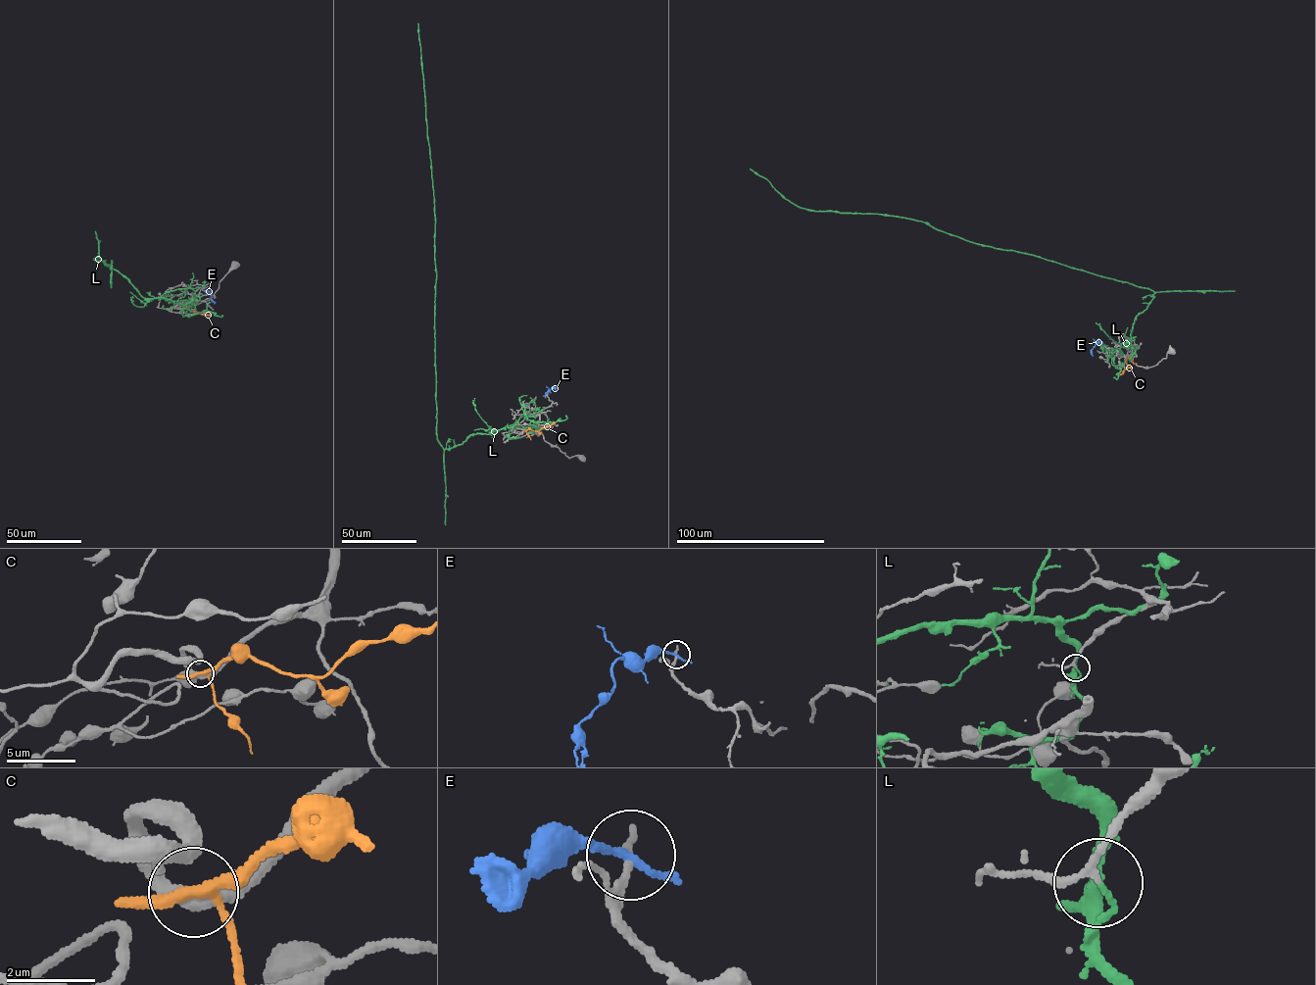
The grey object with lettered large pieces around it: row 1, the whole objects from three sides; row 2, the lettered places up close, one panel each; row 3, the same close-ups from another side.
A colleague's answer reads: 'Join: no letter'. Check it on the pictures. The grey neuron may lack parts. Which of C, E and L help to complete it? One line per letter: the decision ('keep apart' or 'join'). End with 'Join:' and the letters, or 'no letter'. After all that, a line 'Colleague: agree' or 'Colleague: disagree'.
C: keep apart
E: keep apart
L: keep apart
Join: no letter
Colleague: agree

